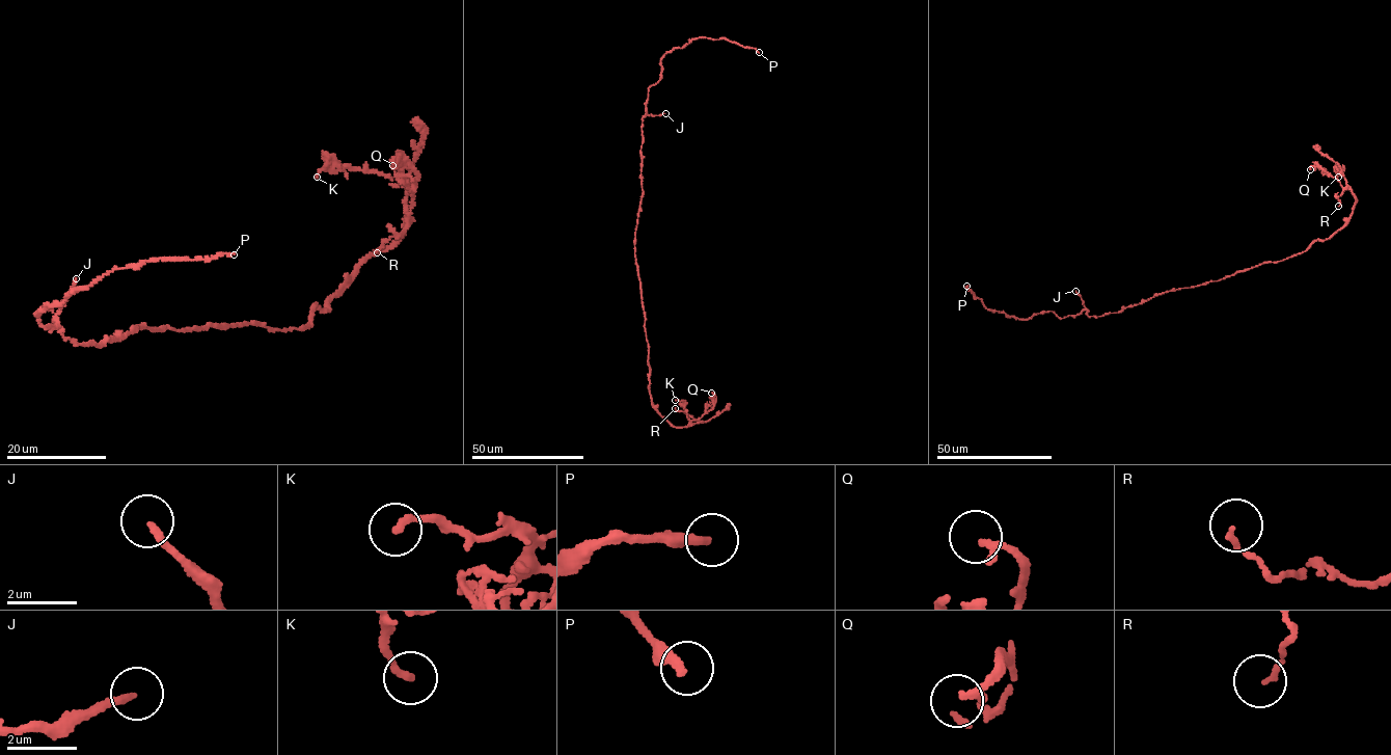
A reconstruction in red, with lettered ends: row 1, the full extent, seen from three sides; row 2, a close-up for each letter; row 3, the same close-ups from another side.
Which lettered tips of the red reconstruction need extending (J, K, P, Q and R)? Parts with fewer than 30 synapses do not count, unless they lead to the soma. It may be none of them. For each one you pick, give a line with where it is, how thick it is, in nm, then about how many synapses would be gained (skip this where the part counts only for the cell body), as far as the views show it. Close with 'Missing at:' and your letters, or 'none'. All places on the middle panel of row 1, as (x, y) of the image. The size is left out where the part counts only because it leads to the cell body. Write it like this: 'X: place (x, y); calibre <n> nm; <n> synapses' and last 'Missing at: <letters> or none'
J: place (665, 113); calibre 220 nm; 140 synapses
P: place (759, 52); calibre 280 nm; 40 synapses
Missing at: J, P

